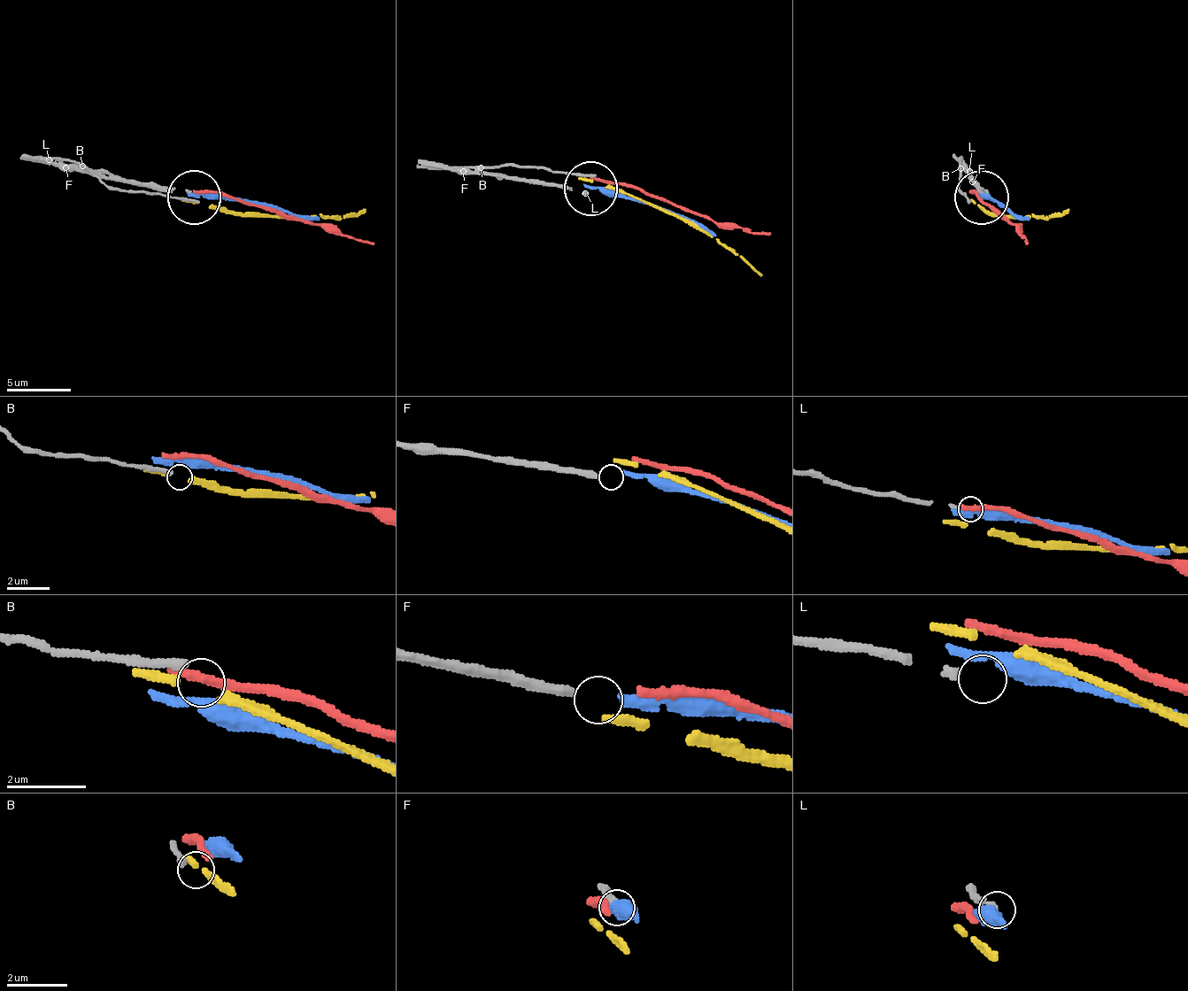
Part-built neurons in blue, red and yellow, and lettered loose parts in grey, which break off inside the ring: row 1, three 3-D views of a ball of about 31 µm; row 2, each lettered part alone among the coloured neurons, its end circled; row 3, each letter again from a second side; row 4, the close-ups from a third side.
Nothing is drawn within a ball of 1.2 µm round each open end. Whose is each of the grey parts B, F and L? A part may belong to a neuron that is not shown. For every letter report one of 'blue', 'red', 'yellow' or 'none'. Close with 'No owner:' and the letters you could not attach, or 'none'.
B: none
F: none
L: none
No owner: B, F, L

